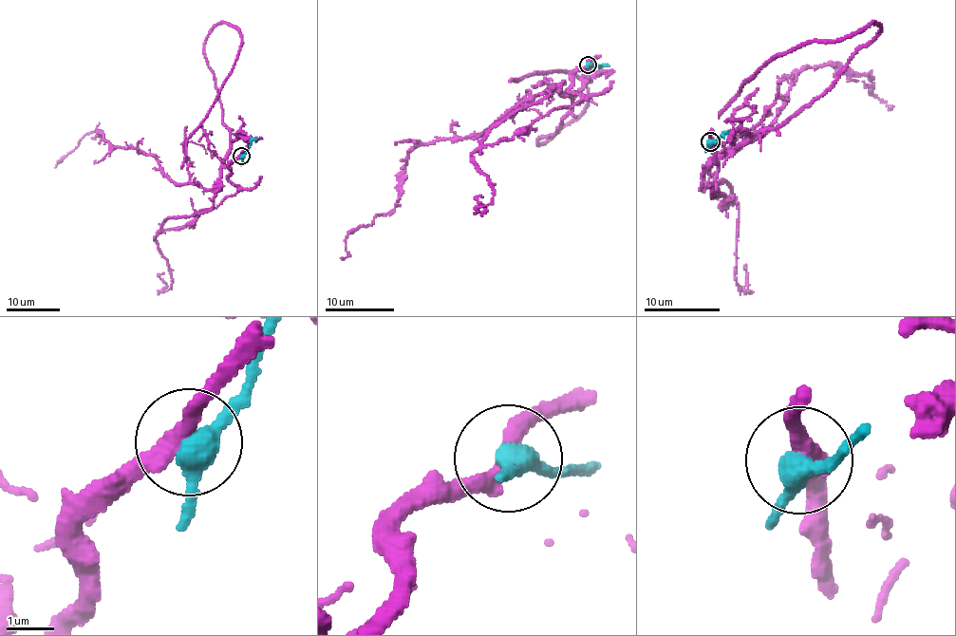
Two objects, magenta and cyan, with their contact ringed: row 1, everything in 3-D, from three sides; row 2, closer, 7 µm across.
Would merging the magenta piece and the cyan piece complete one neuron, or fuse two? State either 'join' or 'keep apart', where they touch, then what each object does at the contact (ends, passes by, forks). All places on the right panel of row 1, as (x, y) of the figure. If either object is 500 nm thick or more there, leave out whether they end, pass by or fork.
keep apart; place (710, 141); magenta passes by; cyan passes by

